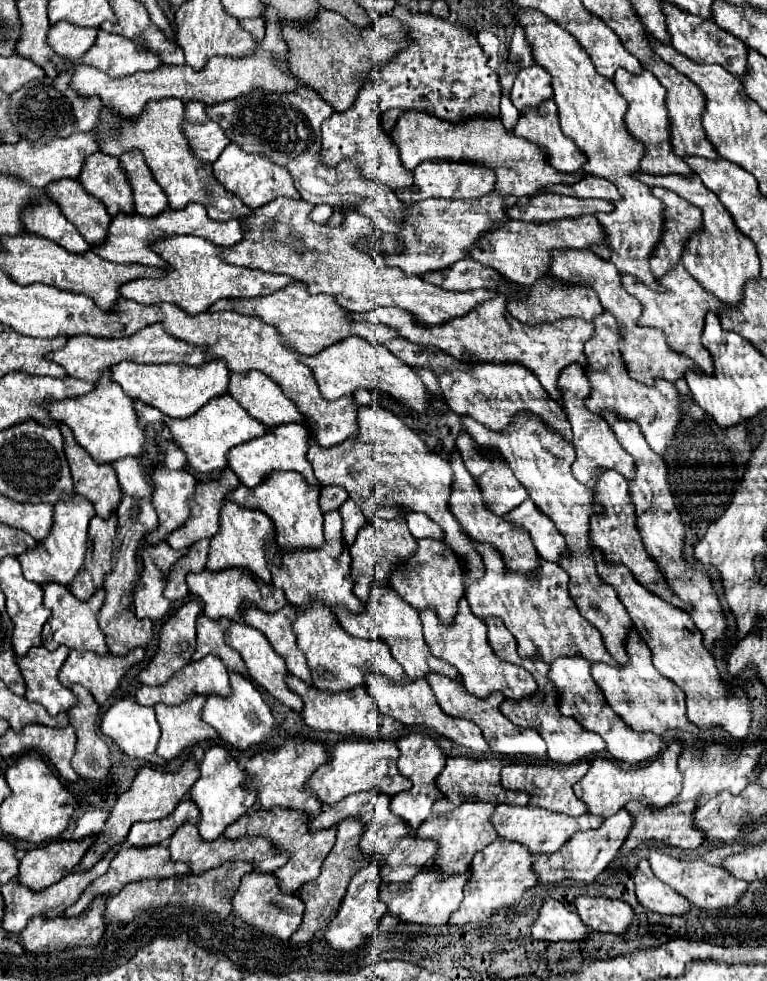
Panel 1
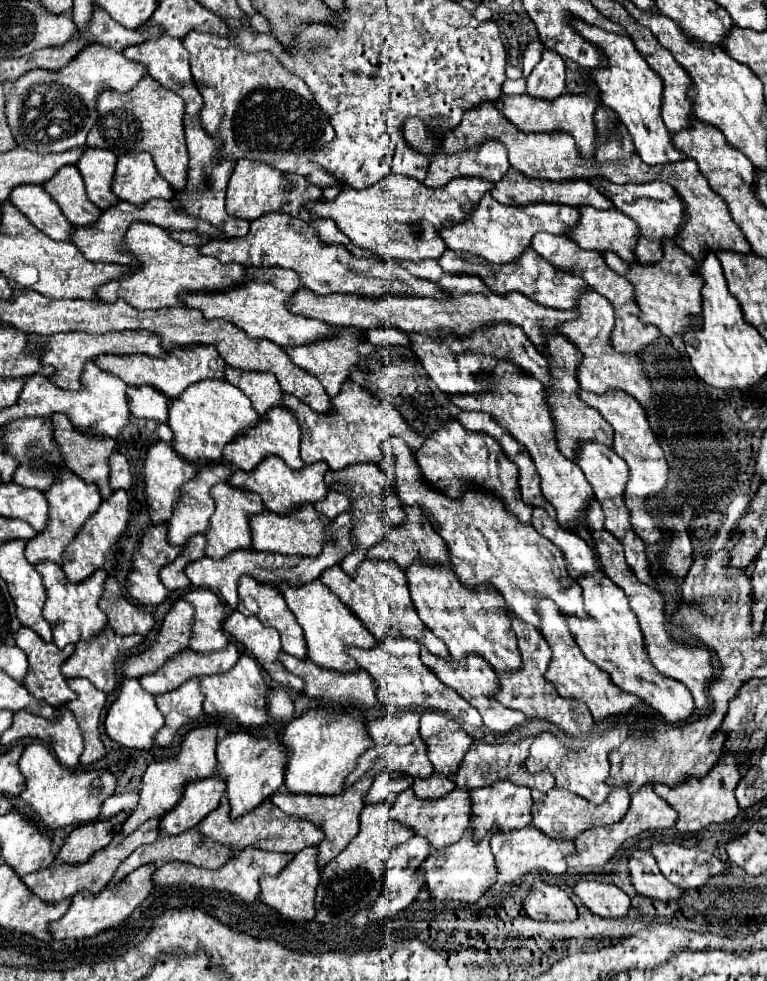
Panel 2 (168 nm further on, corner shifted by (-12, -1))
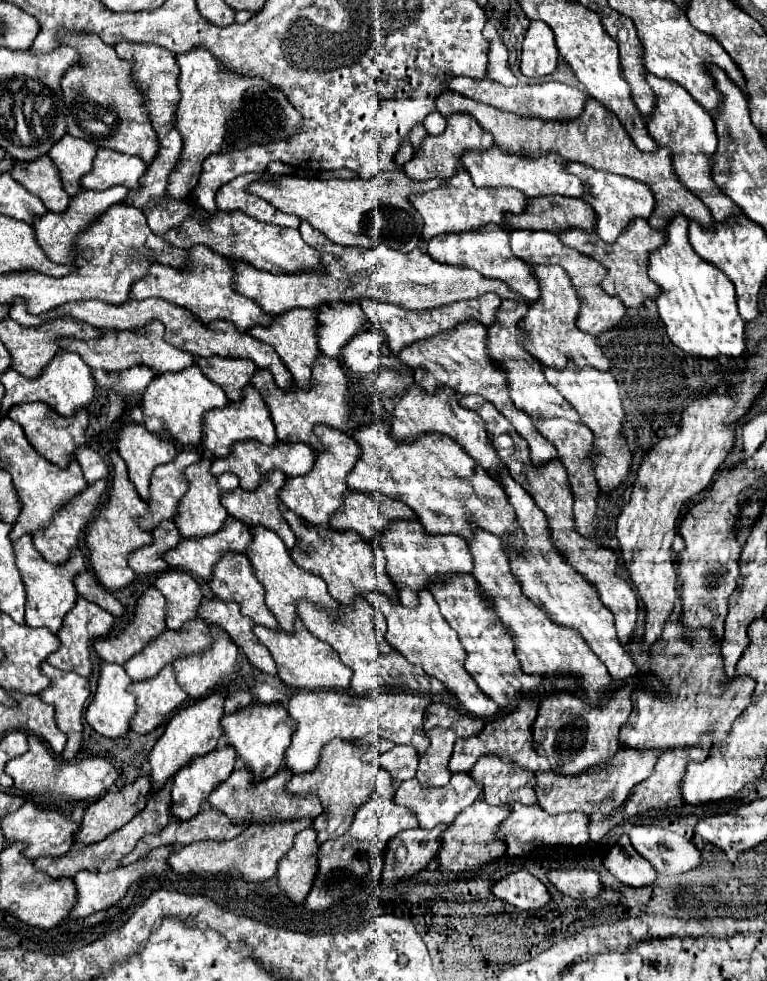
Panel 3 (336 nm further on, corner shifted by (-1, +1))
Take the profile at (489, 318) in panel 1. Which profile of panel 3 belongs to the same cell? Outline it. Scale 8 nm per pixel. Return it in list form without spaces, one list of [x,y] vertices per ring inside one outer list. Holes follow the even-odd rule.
[[[304,219],[298,229],[302,239],[318,249],[322,253],[322,261],[326,261],[326,273],[322,273],[322,277],[318,277],[318,273],[270,275],[268,271],[254,269],[244,261],[234,261],[234,265],[238,265],[238,281],[234,281],[238,291],[246,293],[246,297],[254,297],[258,305],[262,305],[262,309],[274,317],[292,309],[318,309],[332,303],[360,303],[362,299],[392,303],[406,311],[426,311],[456,301],[476,299],[486,293],[496,293],[500,299],[510,299],[514,303],[532,305],[530,299],[514,293],[502,281],[486,279],[474,269],[438,263],[420,249],[414,253],[398,253],[398,249],[390,249],[388,245],[376,245],[374,249],[336,245]]]

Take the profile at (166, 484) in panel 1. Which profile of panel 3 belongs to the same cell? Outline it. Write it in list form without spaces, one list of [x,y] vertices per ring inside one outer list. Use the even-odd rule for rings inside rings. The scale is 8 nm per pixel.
[[[126,425],[120,435],[118,435],[118,453],[120,457],[124,459],[126,467],[128,467],[128,479],[130,483],[136,487],[138,495],[142,501],[148,501],[148,487],[150,487],[150,477],[152,477],[152,471],[158,467],[158,465],[164,465],[164,463],[170,463],[178,451],[176,451],[176,445],[172,441],[162,441],[158,435],[150,433],[144,425]]]

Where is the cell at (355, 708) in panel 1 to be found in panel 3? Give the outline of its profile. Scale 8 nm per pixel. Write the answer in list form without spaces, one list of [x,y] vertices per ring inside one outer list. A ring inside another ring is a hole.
[[[298,621],[298,625],[294,627],[294,633],[284,633],[284,631],[272,631],[266,627],[256,625],[254,633],[258,637],[258,641],[262,645],[268,647],[268,651],[272,653],[276,665],[278,665],[278,675],[280,679],[292,687],[292,689],[348,689],[350,687],[350,679],[352,679],[352,669],[342,665],[338,653],[322,643],[320,639],[316,639],[304,625],[302,621]]]

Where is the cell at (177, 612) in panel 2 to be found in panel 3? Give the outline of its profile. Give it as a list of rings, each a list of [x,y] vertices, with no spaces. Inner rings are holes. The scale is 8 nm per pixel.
[[[150,587],[138,601],[132,621],[126,625],[118,637],[108,637],[94,643],[100,659],[106,663],[124,665],[130,657],[140,653],[152,639],[166,631],[166,599],[164,595]]]

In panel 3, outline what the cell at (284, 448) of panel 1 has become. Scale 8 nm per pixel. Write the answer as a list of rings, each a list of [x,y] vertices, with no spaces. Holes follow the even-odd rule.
[[[250,385],[246,387],[244,399],[240,403],[232,403],[226,409],[216,409],[206,415],[204,421],[204,447],[214,455],[214,457],[228,457],[232,447],[240,441],[260,441],[264,445],[276,445],[276,433],[274,433],[274,423],[270,419],[270,413],[266,409],[266,403],[262,395]]]

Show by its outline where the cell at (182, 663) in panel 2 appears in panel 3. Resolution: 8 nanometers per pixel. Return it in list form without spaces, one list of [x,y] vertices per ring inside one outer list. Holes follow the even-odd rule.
[[[198,619],[194,621],[194,629],[190,633],[162,633],[154,645],[148,645],[138,657],[126,661],[124,669],[132,681],[146,681],[156,677],[166,665],[172,665],[176,659],[200,655],[208,651],[214,643],[210,627]]]

